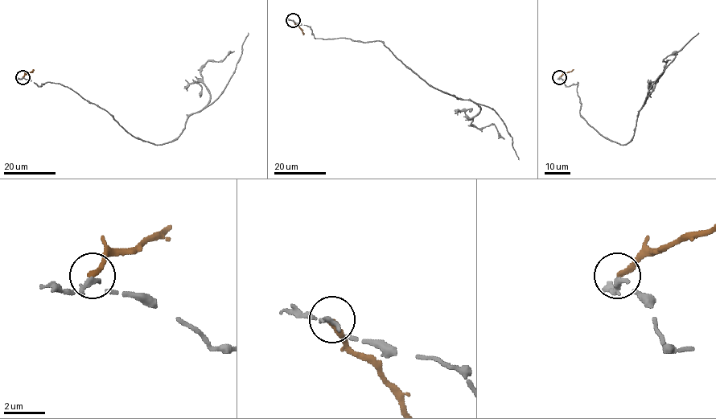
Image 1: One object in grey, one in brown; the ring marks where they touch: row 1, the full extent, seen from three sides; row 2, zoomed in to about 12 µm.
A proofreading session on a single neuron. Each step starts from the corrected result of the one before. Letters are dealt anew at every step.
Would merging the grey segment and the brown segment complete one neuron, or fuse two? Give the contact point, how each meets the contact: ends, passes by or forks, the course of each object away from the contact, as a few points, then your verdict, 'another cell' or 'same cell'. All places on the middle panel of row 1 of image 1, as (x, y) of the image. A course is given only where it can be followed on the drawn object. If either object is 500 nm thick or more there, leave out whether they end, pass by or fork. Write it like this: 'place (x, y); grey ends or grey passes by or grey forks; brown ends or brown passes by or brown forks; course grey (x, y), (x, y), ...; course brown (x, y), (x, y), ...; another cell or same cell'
place (293, 20); grey passes by; brown ends; course grey (293, 20), (309, 26), (315, 38), (380, 40), (433, 86), (491, 108), (505, 125), (518, 159); course brown (293, 20), (303, 34); another cell

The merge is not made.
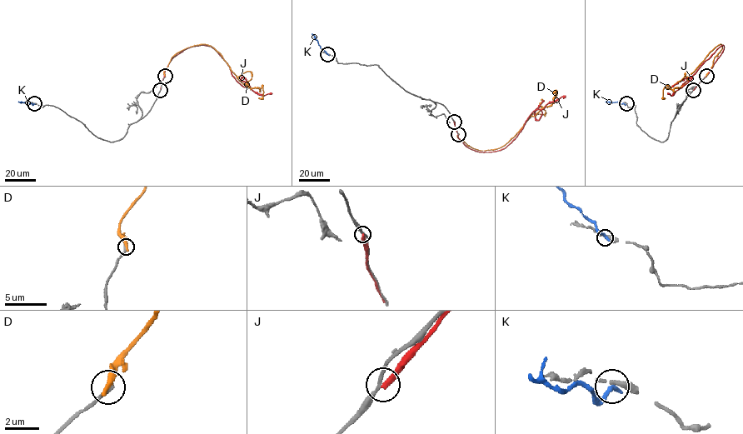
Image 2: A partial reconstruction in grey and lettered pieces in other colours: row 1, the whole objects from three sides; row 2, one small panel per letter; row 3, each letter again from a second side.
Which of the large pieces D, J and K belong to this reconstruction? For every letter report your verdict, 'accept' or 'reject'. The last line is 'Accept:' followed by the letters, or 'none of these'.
D: reject
J: reject
K: reject
Accept: none of these

